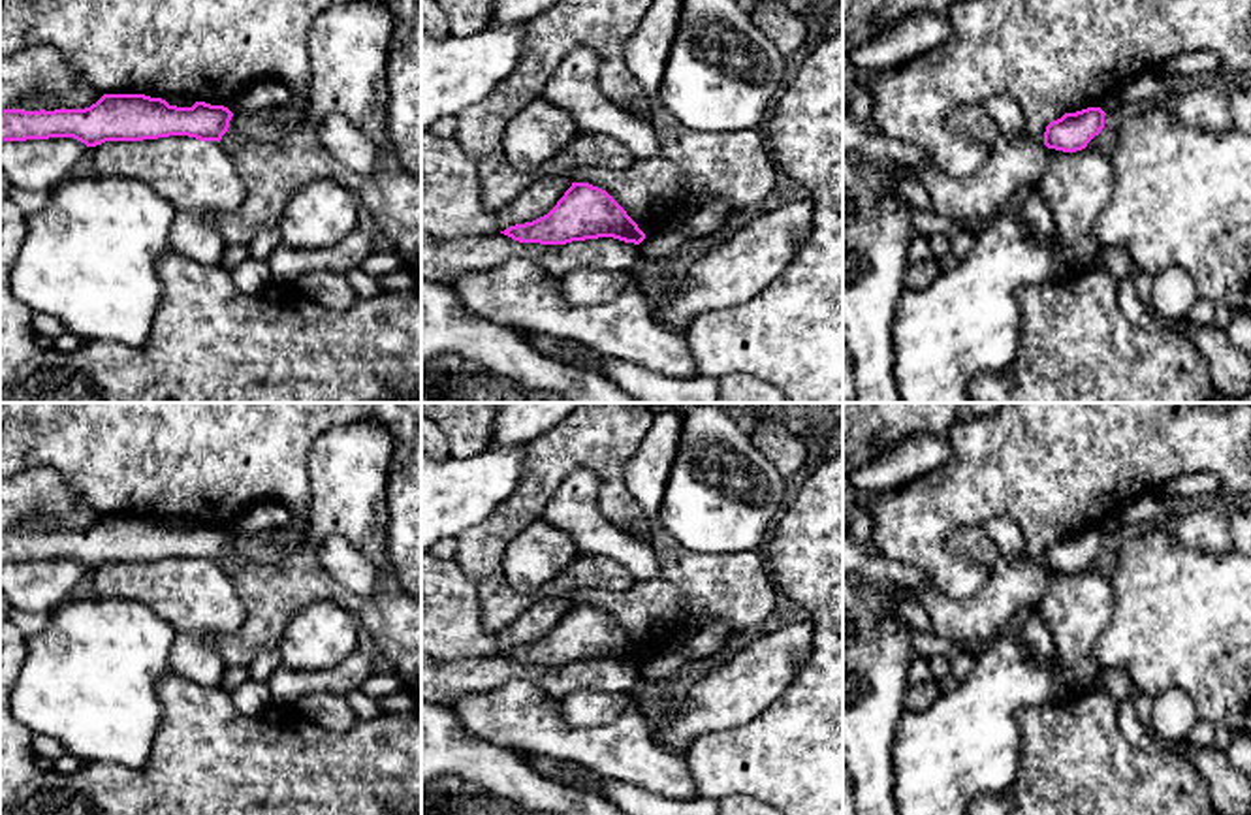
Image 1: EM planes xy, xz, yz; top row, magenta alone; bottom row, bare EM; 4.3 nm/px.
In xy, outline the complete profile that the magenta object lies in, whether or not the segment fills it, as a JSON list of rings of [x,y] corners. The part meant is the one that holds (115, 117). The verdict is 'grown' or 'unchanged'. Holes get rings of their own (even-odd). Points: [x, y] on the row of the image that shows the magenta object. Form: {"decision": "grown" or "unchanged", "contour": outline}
{"decision": "unchanged", "contour": [[[103,94],[85,109],[0,109],[0,143],[73,137],[87,147],[96,147],[105,141],[143,141],[169,136],[220,141],[231,117],[228,107],[205,102],[177,107],[145,94]]]}

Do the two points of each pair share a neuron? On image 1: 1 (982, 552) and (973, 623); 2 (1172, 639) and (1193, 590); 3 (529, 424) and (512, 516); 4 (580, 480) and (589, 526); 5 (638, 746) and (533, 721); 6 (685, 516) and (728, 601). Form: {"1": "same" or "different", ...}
{"1": "same", "2": "same", "3": "different", "4": "same", "5": "same", "6": "different"}

